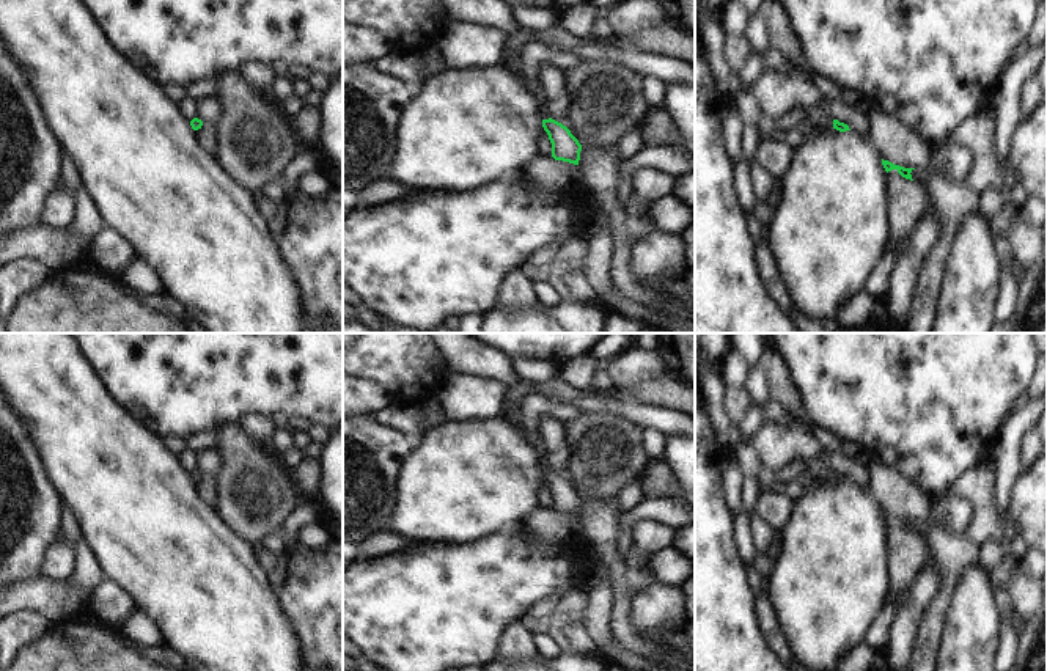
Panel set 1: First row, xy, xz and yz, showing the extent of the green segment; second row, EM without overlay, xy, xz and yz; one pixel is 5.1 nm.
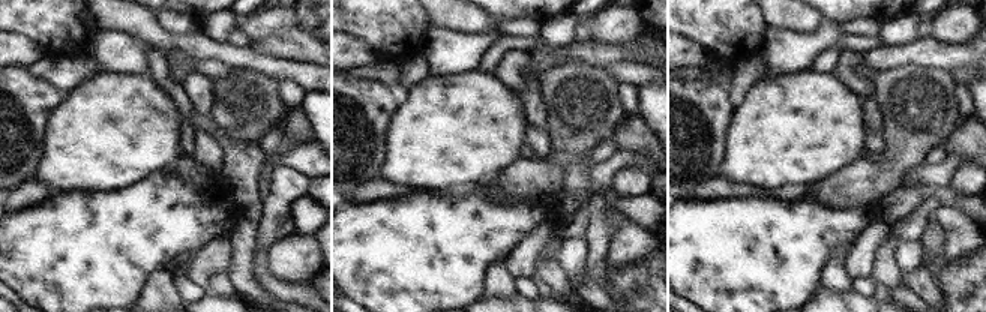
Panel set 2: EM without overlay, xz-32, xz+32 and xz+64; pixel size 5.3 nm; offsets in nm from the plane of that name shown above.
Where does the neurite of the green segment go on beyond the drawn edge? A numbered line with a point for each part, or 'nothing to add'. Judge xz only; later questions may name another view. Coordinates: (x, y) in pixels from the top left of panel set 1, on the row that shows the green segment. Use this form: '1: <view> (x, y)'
1: xz (511, 63)

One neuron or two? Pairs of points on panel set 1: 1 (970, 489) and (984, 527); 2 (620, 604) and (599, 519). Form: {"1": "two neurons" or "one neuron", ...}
{"1": "one neuron", "2": "one neuron"}

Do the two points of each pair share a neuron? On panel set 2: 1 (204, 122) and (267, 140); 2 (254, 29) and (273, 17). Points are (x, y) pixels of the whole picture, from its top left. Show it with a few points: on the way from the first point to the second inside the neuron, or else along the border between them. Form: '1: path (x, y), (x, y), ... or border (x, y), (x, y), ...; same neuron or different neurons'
1: border (257, 143), (264, 153); different neurons
2: path (258, 24), (269, 21); same neuron

